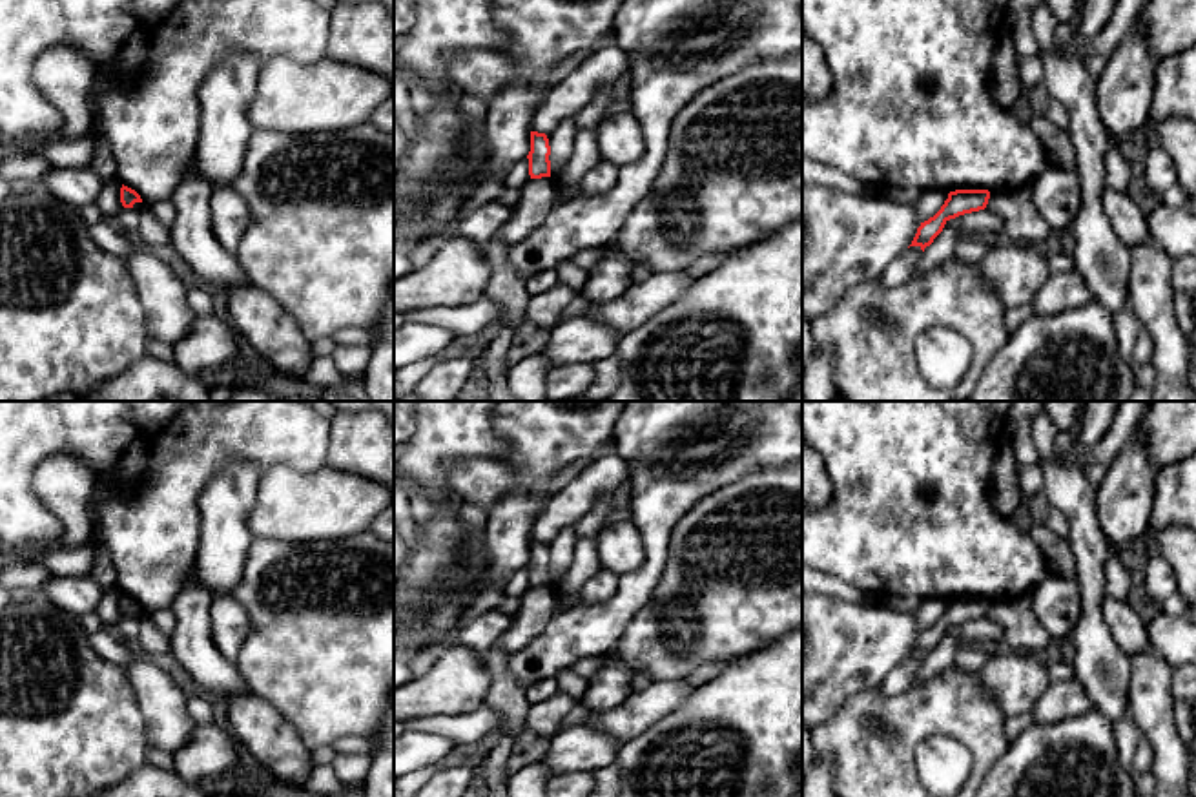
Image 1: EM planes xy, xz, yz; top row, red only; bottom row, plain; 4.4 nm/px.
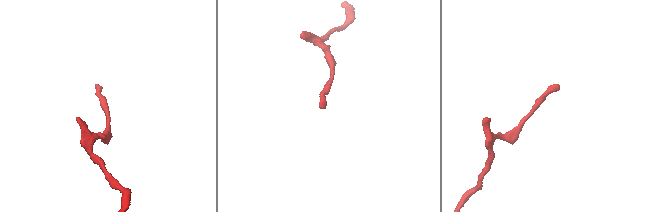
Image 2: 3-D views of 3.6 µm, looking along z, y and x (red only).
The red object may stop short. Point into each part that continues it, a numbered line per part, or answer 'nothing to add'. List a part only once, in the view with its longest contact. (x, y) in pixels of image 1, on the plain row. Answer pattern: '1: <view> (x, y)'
nothing to add

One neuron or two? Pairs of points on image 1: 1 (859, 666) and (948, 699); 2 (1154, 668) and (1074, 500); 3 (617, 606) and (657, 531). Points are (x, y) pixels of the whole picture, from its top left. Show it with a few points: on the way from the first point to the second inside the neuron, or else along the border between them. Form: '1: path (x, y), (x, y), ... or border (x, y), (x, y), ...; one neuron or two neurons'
1: border (877, 688), (854, 693), (839, 708); two neurons
2: border (1129, 655), (1131, 679), (1125, 699); two neurons
3: path (635, 588), (651, 571), (655, 549); one neuron

